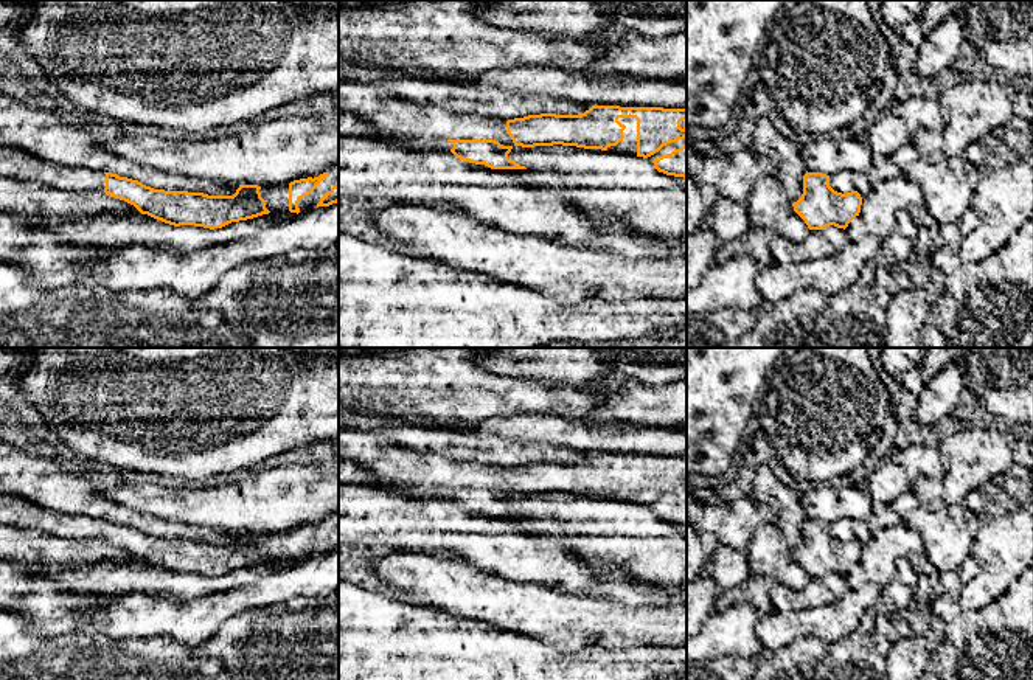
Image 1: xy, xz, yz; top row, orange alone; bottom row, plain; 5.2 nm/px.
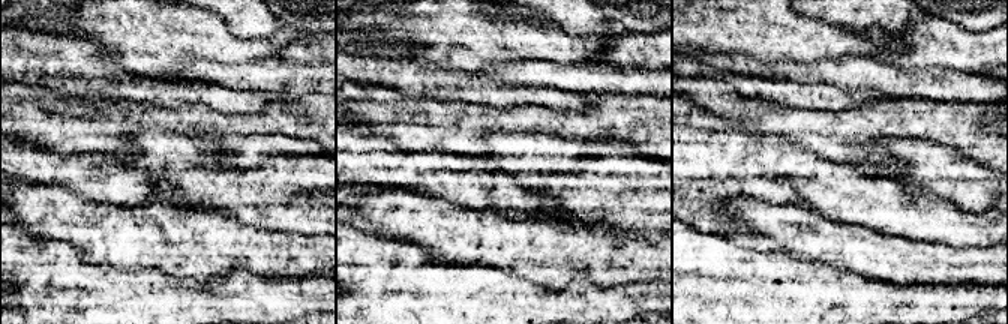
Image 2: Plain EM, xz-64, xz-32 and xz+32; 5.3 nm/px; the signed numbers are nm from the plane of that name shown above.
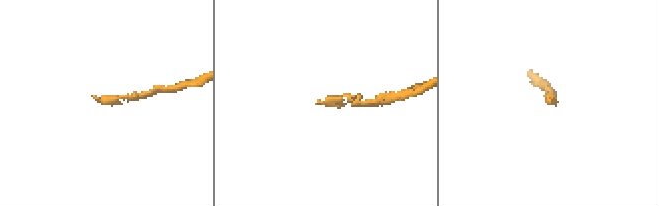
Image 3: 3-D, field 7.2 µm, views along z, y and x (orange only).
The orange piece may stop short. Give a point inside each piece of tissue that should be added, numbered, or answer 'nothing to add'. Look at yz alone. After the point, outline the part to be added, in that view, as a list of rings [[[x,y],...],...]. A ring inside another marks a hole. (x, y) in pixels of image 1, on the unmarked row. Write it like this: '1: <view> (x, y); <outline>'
nothing to add

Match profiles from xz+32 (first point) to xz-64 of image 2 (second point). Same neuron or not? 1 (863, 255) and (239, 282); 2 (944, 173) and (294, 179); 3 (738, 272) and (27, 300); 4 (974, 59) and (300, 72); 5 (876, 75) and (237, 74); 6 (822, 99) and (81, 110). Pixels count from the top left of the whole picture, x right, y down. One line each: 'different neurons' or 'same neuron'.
1: different neurons
2: same neuron
3: same neuron
4: different neurons
5: same neuron
6: different neurons

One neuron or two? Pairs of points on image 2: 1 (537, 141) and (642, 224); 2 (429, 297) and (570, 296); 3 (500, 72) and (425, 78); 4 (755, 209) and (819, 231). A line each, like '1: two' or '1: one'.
1: one
2: one
3: two
4: one

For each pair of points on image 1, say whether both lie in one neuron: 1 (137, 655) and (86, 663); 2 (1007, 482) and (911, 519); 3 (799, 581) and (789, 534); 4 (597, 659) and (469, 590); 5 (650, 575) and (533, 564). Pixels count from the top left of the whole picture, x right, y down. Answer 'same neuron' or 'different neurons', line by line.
1: same neuron
2: different neurons
3: different neurons
4: different neurons
5: different neurons

